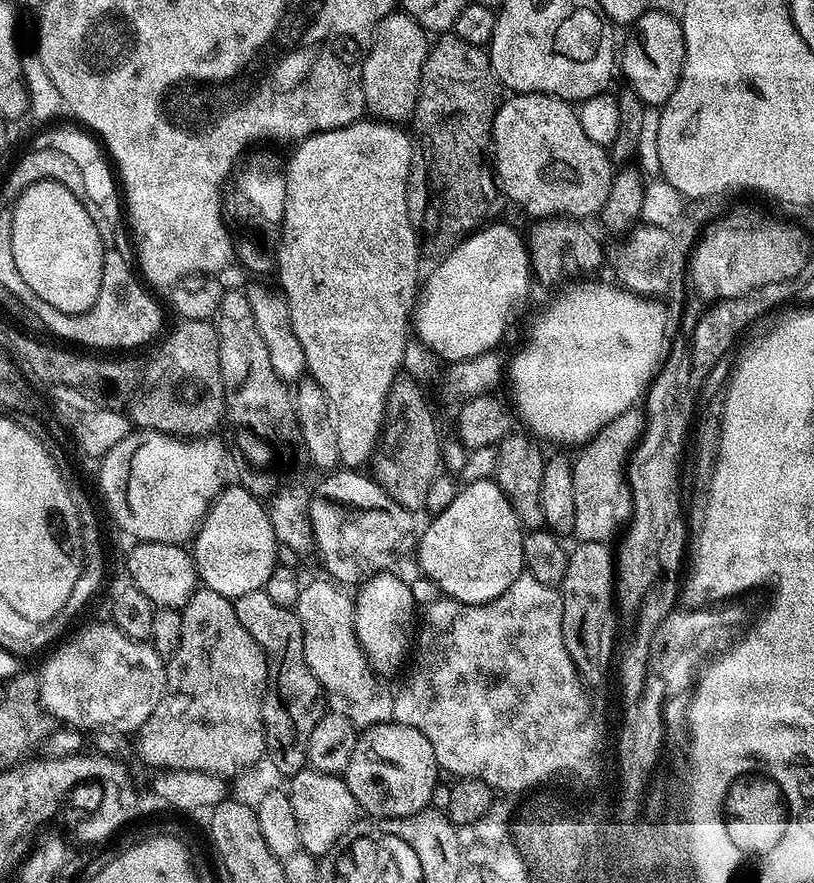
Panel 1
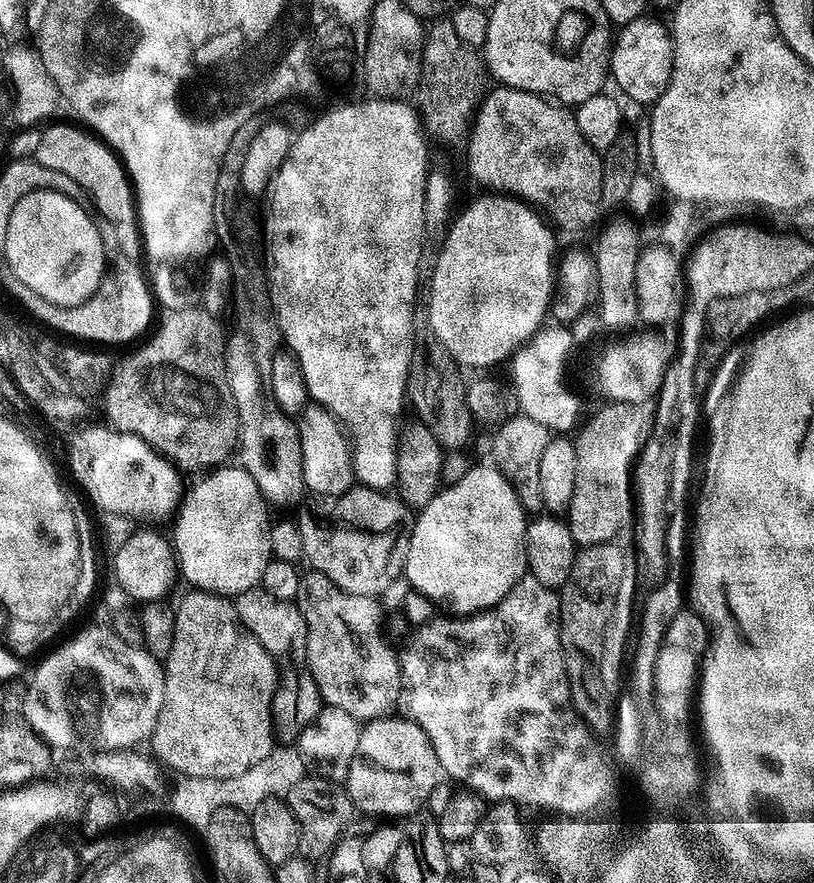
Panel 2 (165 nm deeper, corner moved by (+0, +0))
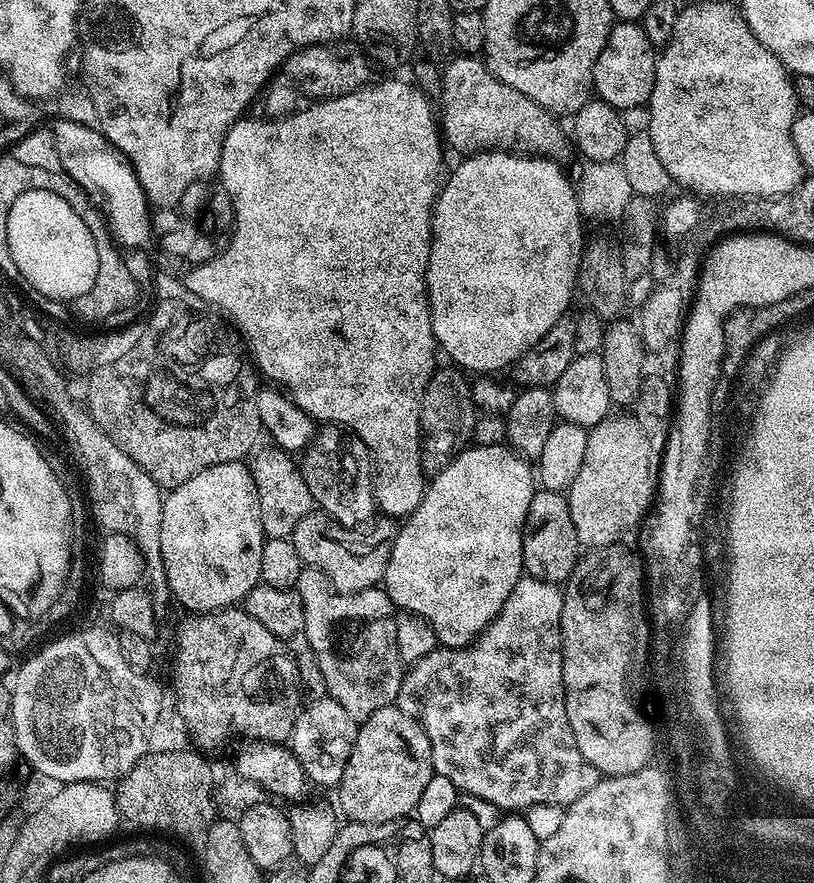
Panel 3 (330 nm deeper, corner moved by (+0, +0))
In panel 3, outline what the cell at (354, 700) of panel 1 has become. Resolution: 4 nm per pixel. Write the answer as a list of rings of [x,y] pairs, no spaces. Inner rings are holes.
[[[306,566],[302,574],[298,574],[294,591],[302,598],[302,606],[306,610],[306,638],[310,638],[310,646],[318,658],[328,696],[336,700],[338,706],[342,706],[342,710],[346,710],[346,714],[350,714],[350,718],[357,722],[370,718],[374,710],[393,707],[404,681],[406,666],[400,661],[398,642],[394,639],[398,609],[383,587],[367,588],[354,594],[337,592],[322,570]]]

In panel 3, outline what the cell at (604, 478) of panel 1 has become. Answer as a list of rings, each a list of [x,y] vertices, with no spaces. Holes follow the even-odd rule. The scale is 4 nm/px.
[[[609,415],[607,419],[598,422],[596,425],[587,429],[588,437],[586,438],[586,454],[582,458],[582,466],[578,469],[578,478],[574,478],[574,482],[569,486],[566,493],[568,497],[568,505],[570,506],[570,518],[574,518],[574,530],[578,534],[581,545],[585,549],[591,550],[594,548],[609,548],[612,544],[619,544],[625,538],[624,535],[628,531],[635,529],[637,525],[643,521],[650,505],[654,500],[654,493],[656,490],[656,482],[658,479],[657,469],[654,467],[654,458],[652,462],[652,444],[648,441],[646,433],[640,429],[640,424],[636,420],[631,420],[628,416]]]

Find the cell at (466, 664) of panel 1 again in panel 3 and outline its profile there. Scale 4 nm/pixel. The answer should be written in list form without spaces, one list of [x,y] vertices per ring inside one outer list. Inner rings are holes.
[[[527,574],[521,576],[514,590],[510,590],[510,598],[502,602],[500,613],[486,625],[484,631],[471,644],[467,644],[464,648],[437,646],[433,652],[426,654],[426,658],[422,658],[405,671],[404,681],[396,695],[395,707],[401,708],[406,714],[410,714],[410,718],[417,720],[422,730],[426,730],[426,738],[430,738],[433,773],[442,778],[450,778],[450,782],[454,782],[454,786],[461,793],[482,798],[494,805],[497,810],[527,810],[539,804],[567,806],[574,803],[583,792],[590,790],[590,786],[594,783],[596,768],[582,758],[582,750],[578,750],[578,745],[574,743],[574,730],[570,730],[570,720],[566,718],[560,637],[563,601],[561,585],[547,584]]]

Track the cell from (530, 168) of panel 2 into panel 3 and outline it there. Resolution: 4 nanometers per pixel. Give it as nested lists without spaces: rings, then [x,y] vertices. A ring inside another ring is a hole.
[[[460,54],[445,64],[448,65],[442,68],[442,96],[445,97],[442,134],[447,147],[449,144],[454,151],[464,152],[460,154],[515,150],[537,158],[563,161],[564,151],[570,144],[553,113],[526,98],[526,94],[506,86],[479,59]]]

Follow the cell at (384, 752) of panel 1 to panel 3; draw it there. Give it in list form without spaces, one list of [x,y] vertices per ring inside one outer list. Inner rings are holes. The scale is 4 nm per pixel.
[[[395,706],[374,710],[357,727],[354,750],[338,785],[339,811],[358,824],[385,824],[415,813],[426,782],[434,775],[426,730],[410,714]]]

